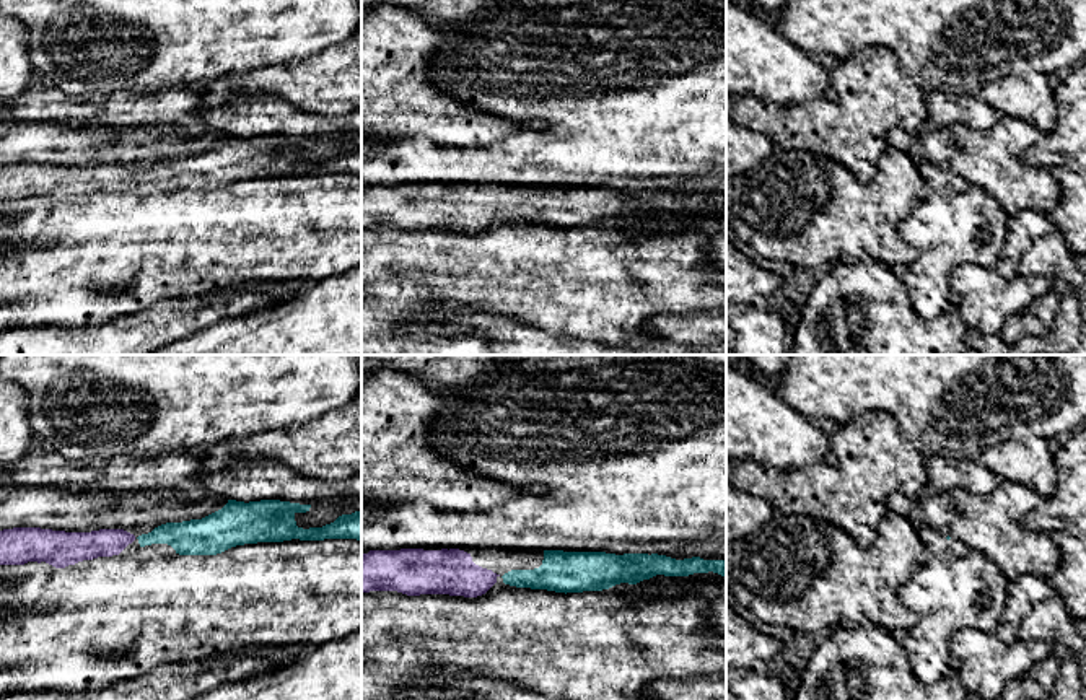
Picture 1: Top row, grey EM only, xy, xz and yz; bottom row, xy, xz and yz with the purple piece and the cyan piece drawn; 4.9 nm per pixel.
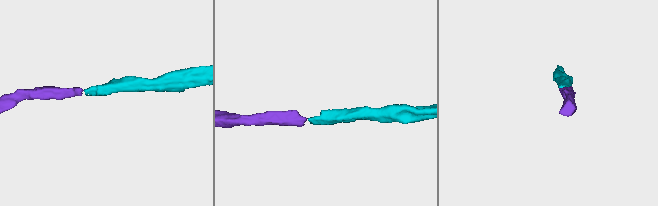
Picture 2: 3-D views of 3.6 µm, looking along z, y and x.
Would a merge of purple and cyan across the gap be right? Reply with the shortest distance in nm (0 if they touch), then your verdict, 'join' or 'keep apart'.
gap 20 nm; join

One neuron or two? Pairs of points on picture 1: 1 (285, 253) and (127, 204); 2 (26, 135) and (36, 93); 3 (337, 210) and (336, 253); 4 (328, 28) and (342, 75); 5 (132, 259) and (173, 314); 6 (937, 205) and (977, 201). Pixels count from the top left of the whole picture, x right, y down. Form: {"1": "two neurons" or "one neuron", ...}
{"1": "one neuron", "2": "two neurons", "3": "one neuron", "4": "two neurons", "5": "two neurons", "6": "one neuron"}

